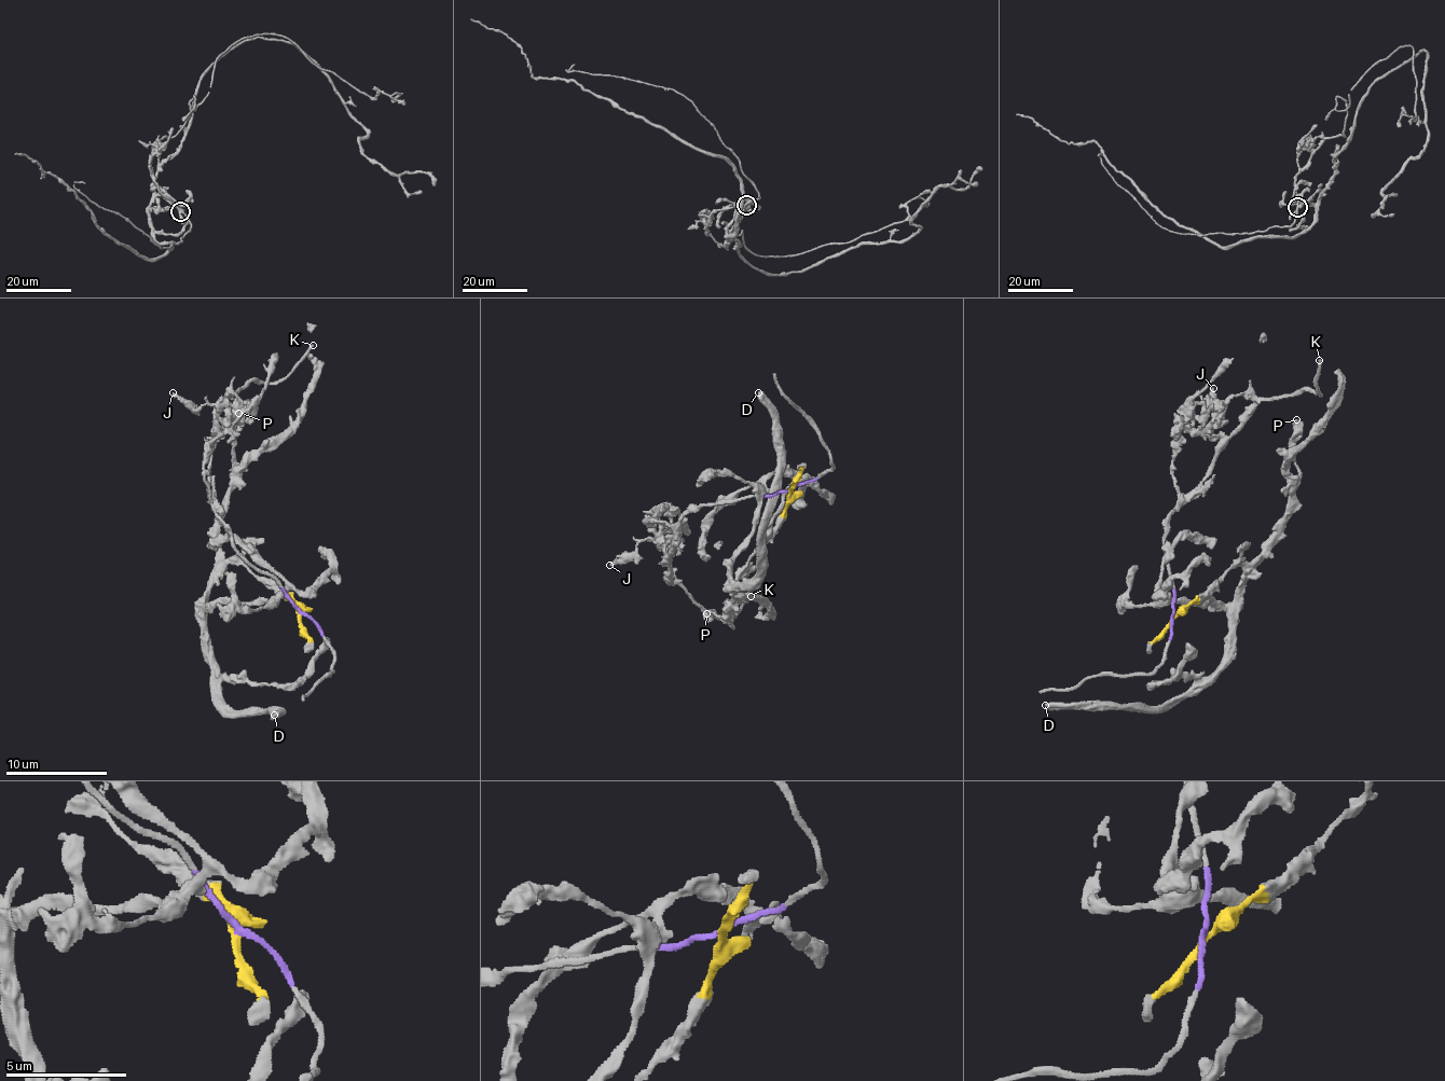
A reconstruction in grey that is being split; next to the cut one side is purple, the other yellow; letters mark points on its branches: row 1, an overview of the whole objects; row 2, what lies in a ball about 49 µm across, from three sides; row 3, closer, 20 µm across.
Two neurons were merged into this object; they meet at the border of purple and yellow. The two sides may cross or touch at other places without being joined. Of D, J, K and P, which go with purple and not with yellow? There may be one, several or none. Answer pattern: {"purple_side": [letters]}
{"purple_side": ["J", "K"]}

